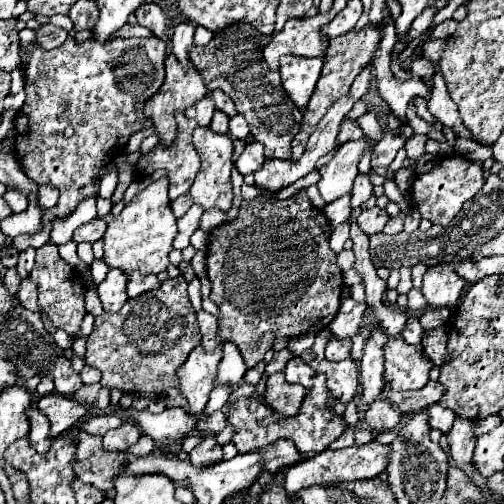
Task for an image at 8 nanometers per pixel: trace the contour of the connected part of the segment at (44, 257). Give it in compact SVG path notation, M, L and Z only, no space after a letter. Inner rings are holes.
M46 243L40 249L36 249L36 265L30 273L30 279L38 285L38 305L42 309L42 313L50 319L50 323L56 329L66 331L68 335L76 335L80 331L80 323L82 317L86 313L84 309L84 283L82 279L78 279L72 271L72 267L60 257L58 247L54 243Z

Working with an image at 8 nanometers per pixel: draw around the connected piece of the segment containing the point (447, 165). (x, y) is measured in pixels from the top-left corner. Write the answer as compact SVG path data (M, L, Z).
M450 155L450 157L440 157L438 165L430 173L422 173L414 177L412 185L412 201L420 215L424 219L430 219L436 225L448 225L450 219L458 215L462 209L464 201L468 201L472 195L478 193L478 189L484 185L484 175L482 175L482 163L472 163L464 157Z

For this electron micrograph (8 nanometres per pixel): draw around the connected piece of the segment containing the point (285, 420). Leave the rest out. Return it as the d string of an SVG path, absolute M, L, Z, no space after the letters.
M294 357L292 361L286 363L284 375L286 375L288 383L300 383L300 385L304 385L304 389L306 389L306 401L304 401L304 405L302 405L296 417L284 417L279 413L275 413L265 403L254 397L240 398L228 411L228 423L232 423L234 429L236 429L234 445L236 445L236 449L240 453L256 451L256 449L260 449L266 443L272 443L276 439L292 439L296 443L296 449L300 453L314 455L314 453L324 451L344 431L346 425L344 425L342 417L336 415L332 409L326 407L328 389L324 385L324 375L322 373L310 369L300 357Z

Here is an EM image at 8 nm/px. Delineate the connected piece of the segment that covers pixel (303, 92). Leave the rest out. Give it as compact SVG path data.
M282 57L280 59L280 75L282 87L286 89L288 97L304 109L314 93L316 81L320 77L322 59L308 59L308 57Z

